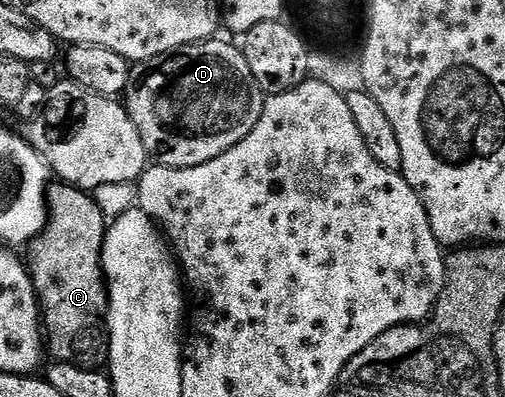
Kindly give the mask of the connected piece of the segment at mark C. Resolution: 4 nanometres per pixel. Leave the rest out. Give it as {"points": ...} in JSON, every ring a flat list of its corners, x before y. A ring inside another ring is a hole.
{"points":[[65,183,51,184,46,190,46,226,39,237,35,237,28,246,28,268,30,270,30,278,34,284,34,291,38,295,38,304,42,315,42,324,44,326,44,345,54,356,53,360,60,365,71,365,72,367,80,367,81,369,96,369,99,371,107,368,110,359,110,335,108,332,108,286,106,283,106,275,102,271,102,248,106,242,106,230,108,228,108,219,104,215,104,211,100,211,100,207,96,207,93,196,87,190,77,189,74,185]]}

